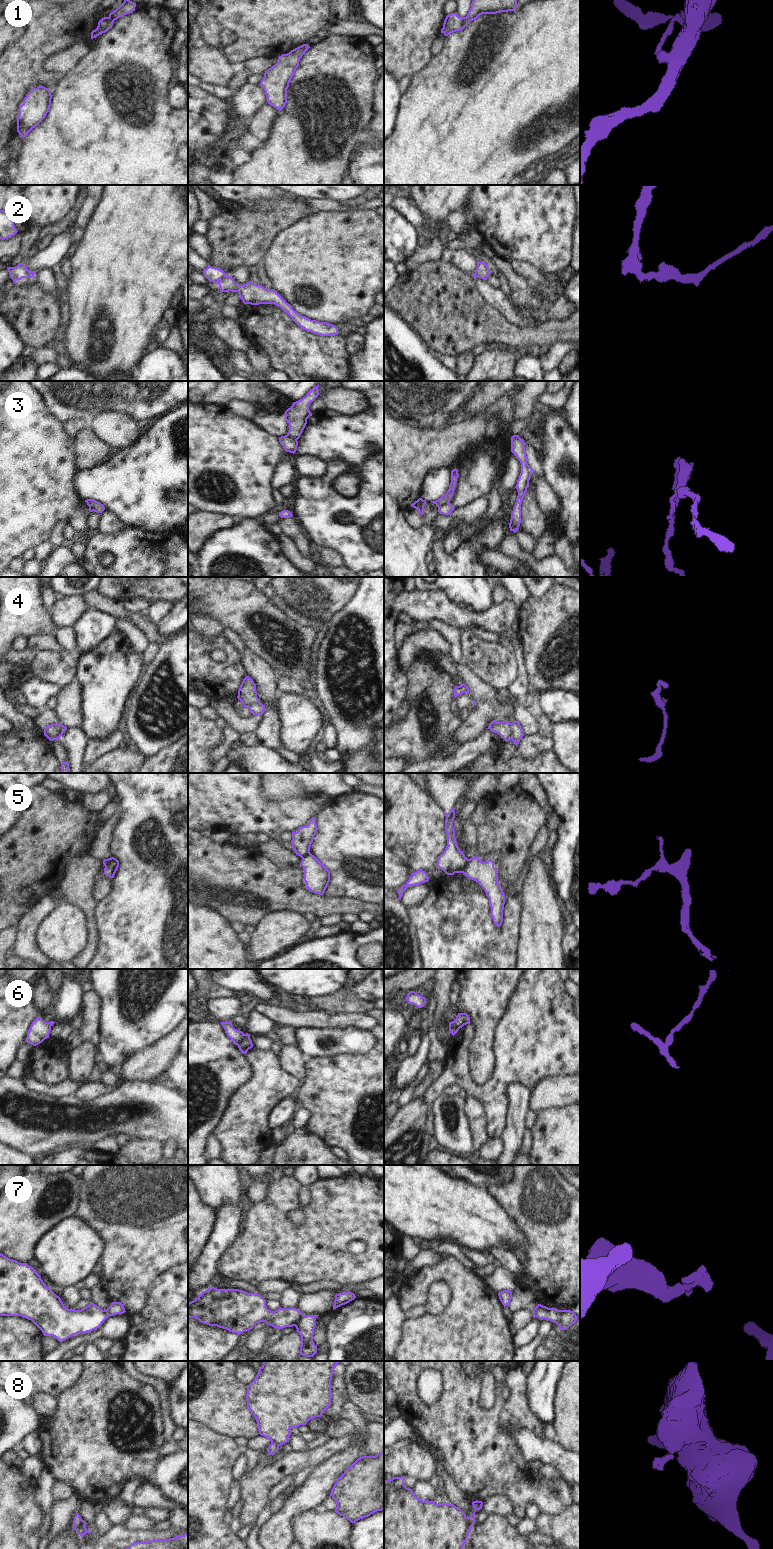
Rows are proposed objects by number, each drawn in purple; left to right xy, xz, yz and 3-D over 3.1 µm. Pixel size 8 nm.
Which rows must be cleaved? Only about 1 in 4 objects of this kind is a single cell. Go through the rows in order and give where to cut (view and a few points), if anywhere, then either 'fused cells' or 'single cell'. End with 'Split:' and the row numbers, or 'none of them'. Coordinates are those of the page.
1: cut xy (108, 17), (114, 20); fused cells
2: cut xz (225, 275), (220, 279); fused cells
3: cut yz (448, 502), (438, 507); fused cells
4: cut yz (509, 723), (510, 739); fused cells
5: cut yz (468, 859), (462, 872); fused cells
6: cut xz (245, 1034), (244, 1038), (237, 1045); fused cells
7: cut xz (303, 1314), (294, 1325); fused cells
8: cut yz (466, 1517), (472, 1525); fused cells
Split: 1, 2, 3, 4, 5, 6, 7, 8

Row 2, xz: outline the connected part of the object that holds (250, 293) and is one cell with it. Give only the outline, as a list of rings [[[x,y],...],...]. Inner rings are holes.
[[[225,276],[218,282],[220,292],[237,292],[244,304],[274,304],[286,312],[303,330],[320,336],[338,335],[338,328],[327,322],[311,320],[297,313],[274,289],[268,290],[251,281],[244,285],[237,284],[231,276]]]

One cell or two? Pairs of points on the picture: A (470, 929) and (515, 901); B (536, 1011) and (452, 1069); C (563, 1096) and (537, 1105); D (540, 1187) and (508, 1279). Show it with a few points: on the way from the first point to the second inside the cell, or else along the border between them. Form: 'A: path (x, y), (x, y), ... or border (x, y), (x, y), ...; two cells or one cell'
A: path (485, 932), (501, 932), (511, 922), (511, 916); one cell
B: path (535, 1038), (488, 1085), (479, 1085); one cell
C: path (557, 1096), (546, 1096), (543, 1099); one cell
D: border (515, 1275), (517, 1283); two cells

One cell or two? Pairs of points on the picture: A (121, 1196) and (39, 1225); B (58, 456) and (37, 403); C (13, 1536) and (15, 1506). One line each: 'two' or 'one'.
A: two
B: one
C: one

